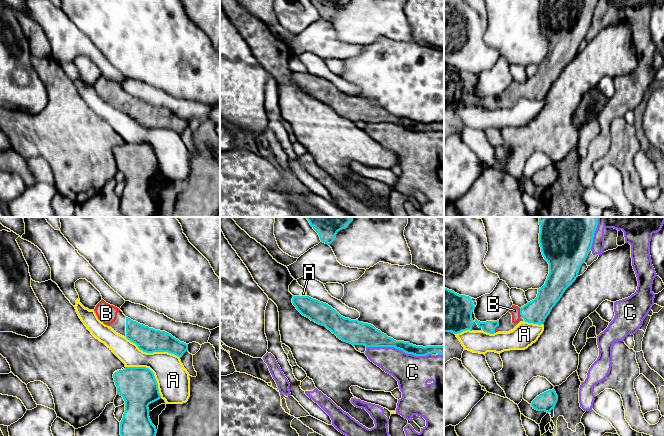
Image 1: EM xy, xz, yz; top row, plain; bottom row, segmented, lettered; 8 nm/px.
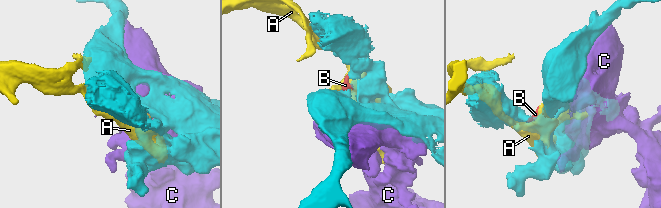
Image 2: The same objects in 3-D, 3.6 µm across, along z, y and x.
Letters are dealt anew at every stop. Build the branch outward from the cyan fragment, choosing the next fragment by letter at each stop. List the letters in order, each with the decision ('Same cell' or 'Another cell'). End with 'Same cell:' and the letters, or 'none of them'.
A: Another cell
B: Same cell
C: Another cell
Same cell: B

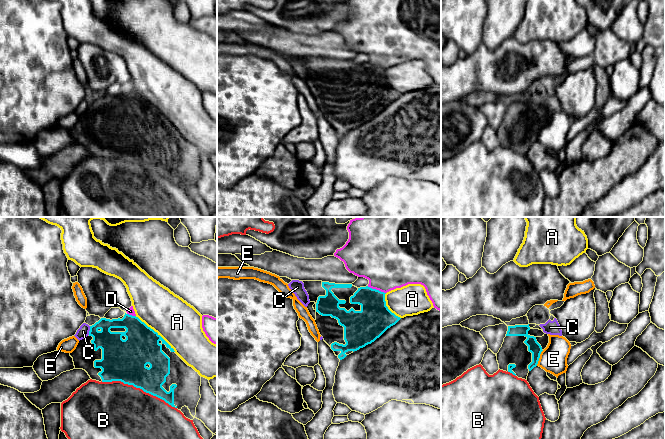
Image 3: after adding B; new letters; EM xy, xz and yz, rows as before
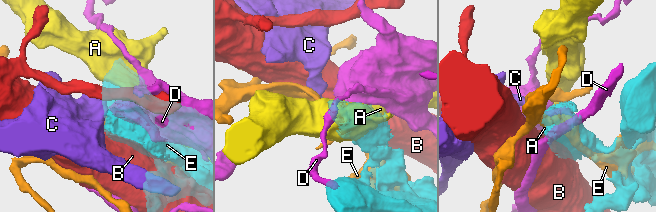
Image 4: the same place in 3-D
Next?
A: Another cell
B: Another cell
C: Another cell
D: Another cell
E: Another cell
Same cell: none of them

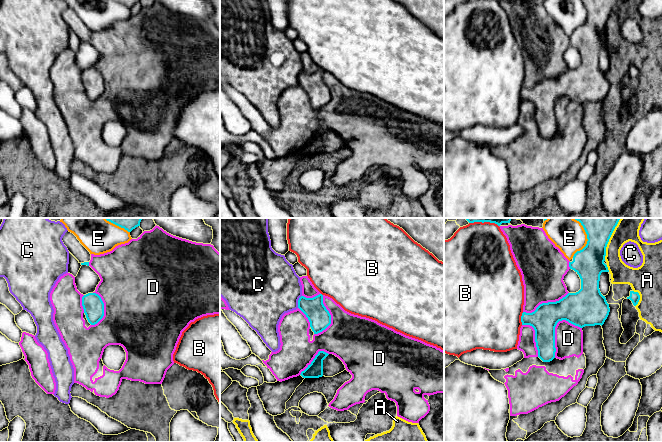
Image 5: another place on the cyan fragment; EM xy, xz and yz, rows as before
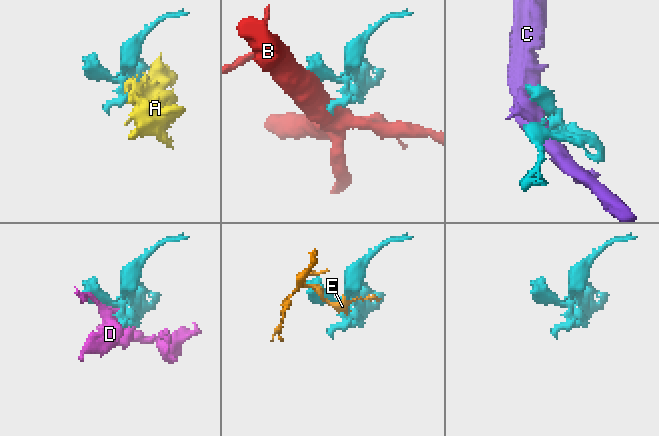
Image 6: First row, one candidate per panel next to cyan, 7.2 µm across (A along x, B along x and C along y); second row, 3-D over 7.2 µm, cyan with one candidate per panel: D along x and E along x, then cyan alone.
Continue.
A: Another cell
B: Another cell
C: Another cell
D: Same cell
E: Another cell
Same cell: D

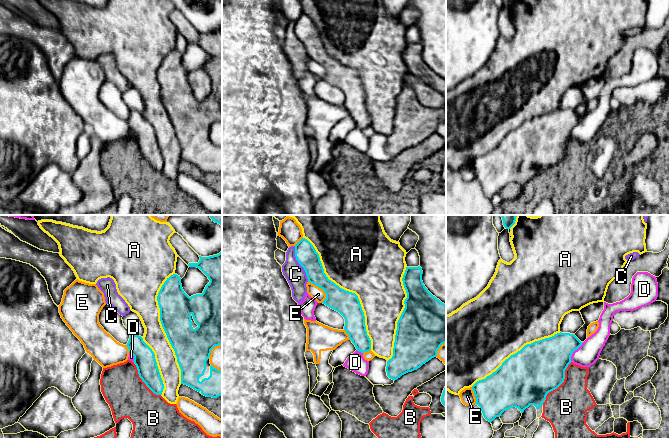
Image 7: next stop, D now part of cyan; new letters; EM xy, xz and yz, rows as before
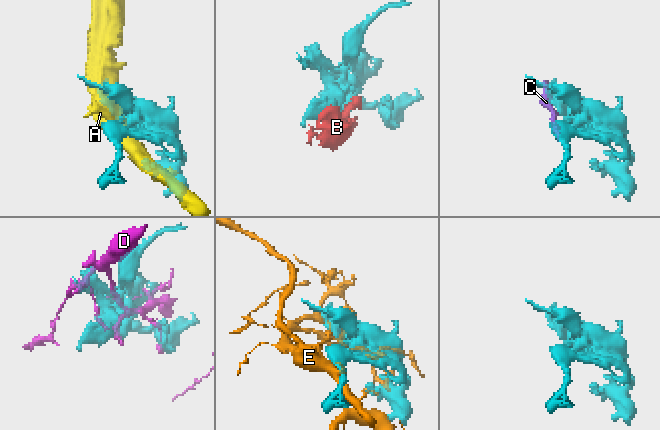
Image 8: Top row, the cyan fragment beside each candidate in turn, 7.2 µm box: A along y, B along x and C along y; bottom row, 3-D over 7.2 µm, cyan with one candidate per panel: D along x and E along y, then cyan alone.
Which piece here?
A: Another cell
B: Another cell
C: Another cell
D: Another cell
E: Another cell
Same cell: none of them

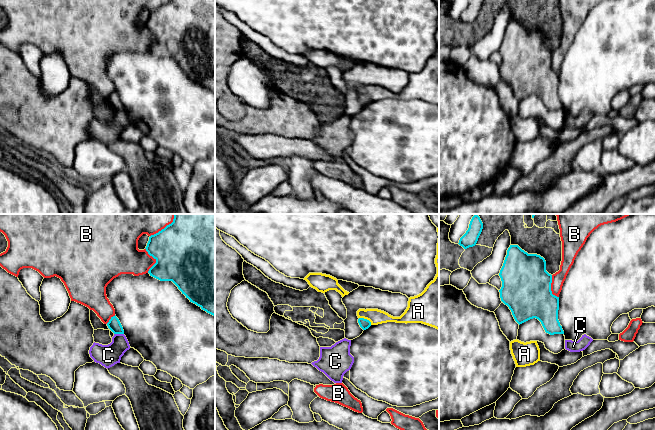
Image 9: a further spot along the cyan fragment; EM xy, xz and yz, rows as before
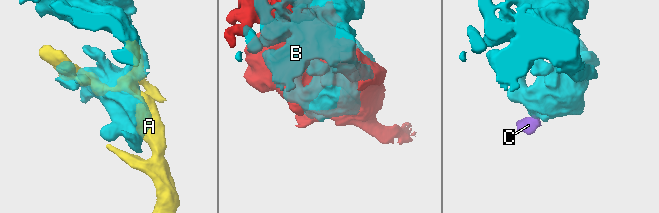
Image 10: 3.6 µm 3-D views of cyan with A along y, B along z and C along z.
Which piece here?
A: Another cell
B: Another cell
C: Another cell
Same cell: none of them

